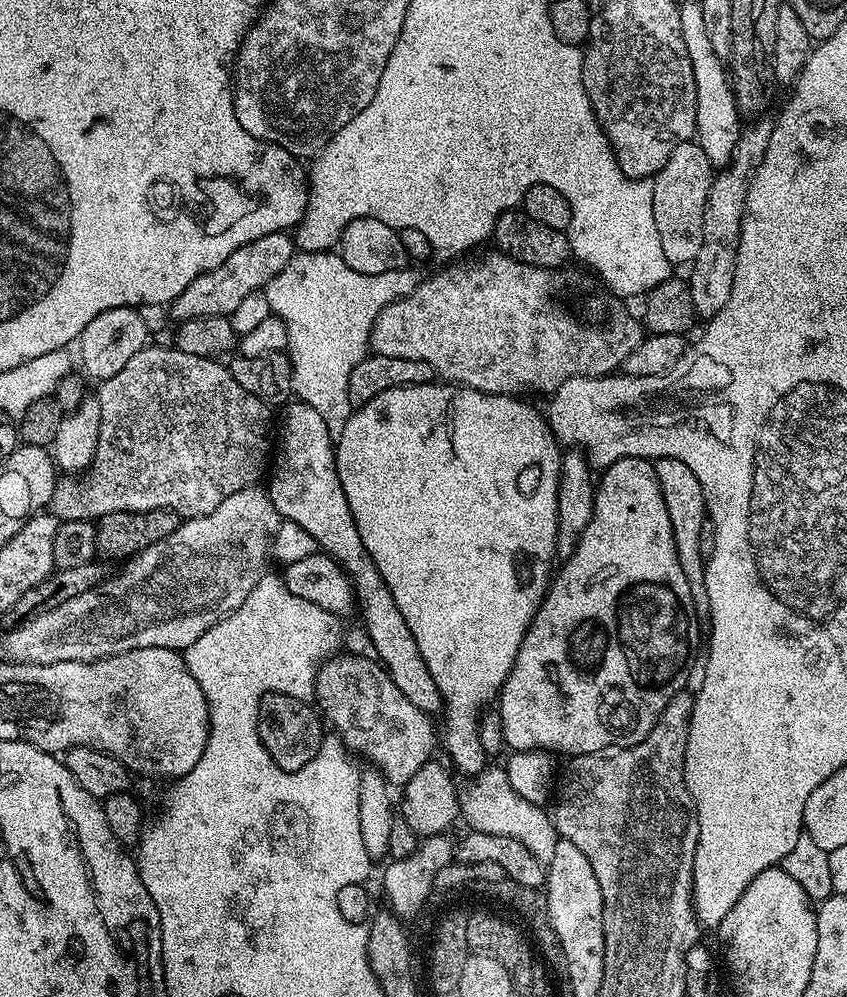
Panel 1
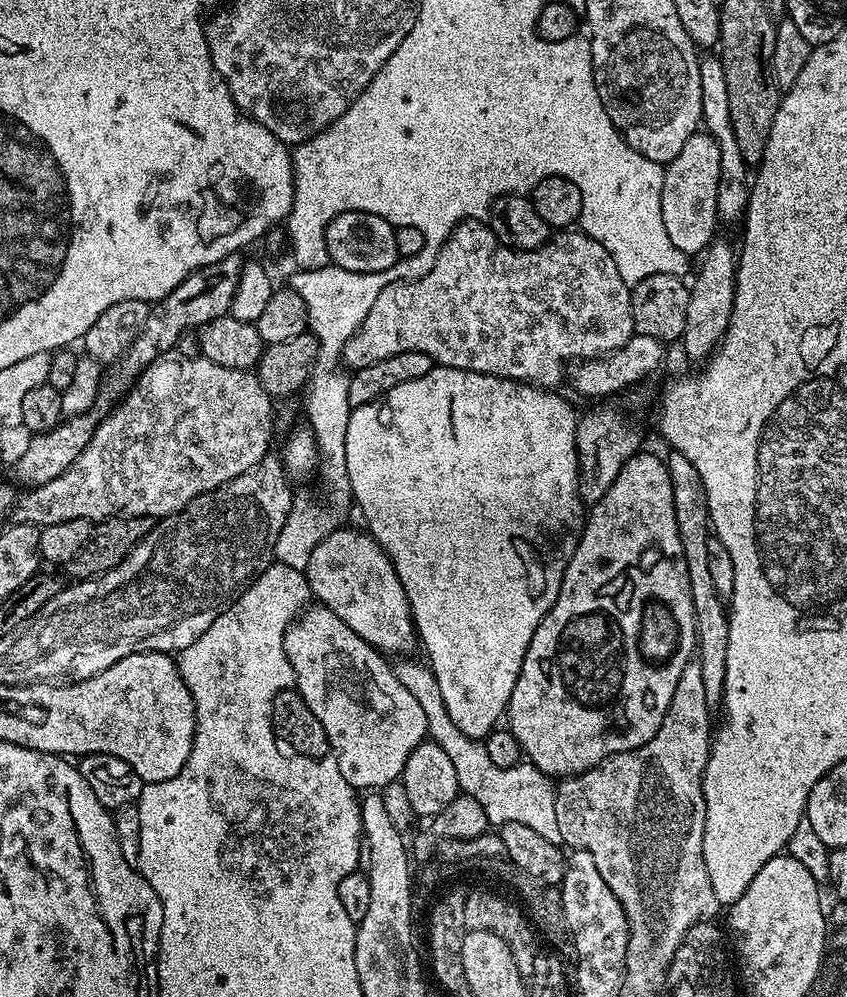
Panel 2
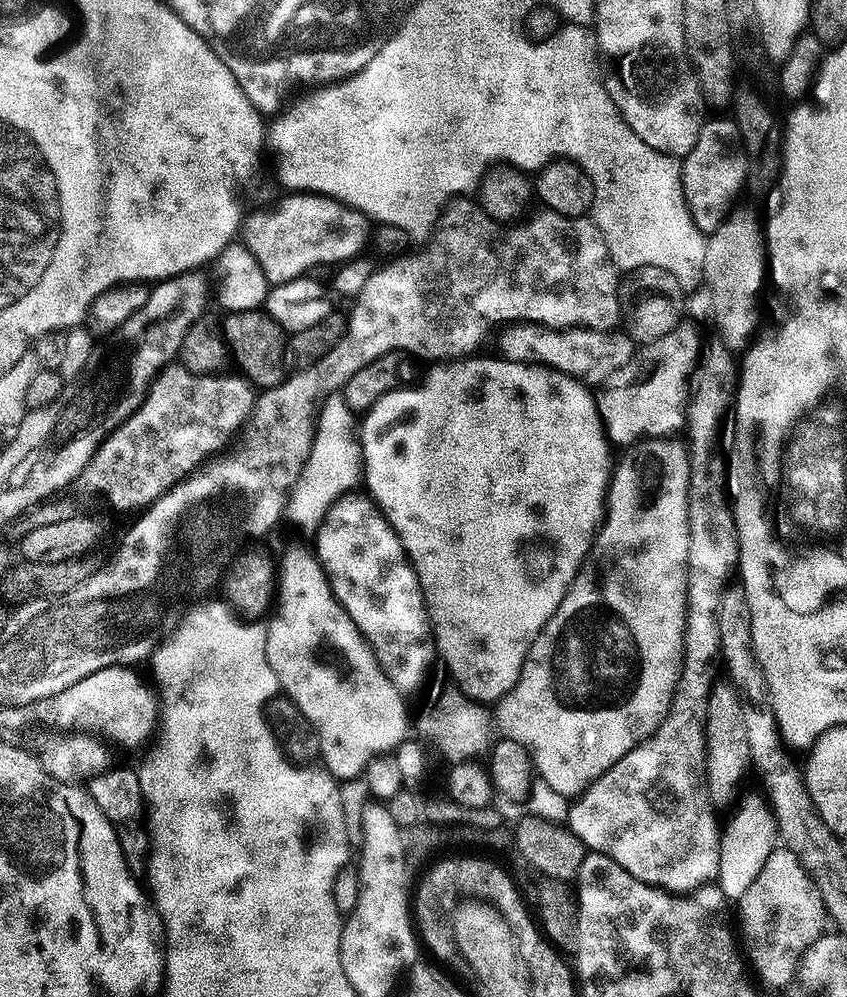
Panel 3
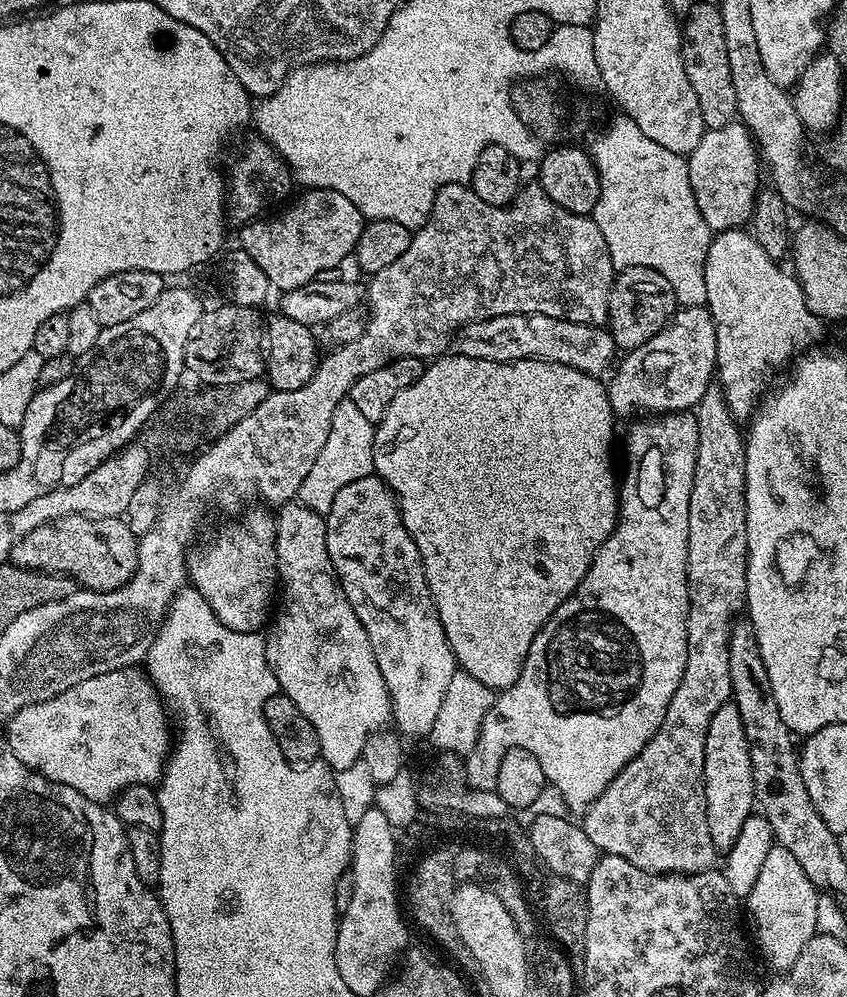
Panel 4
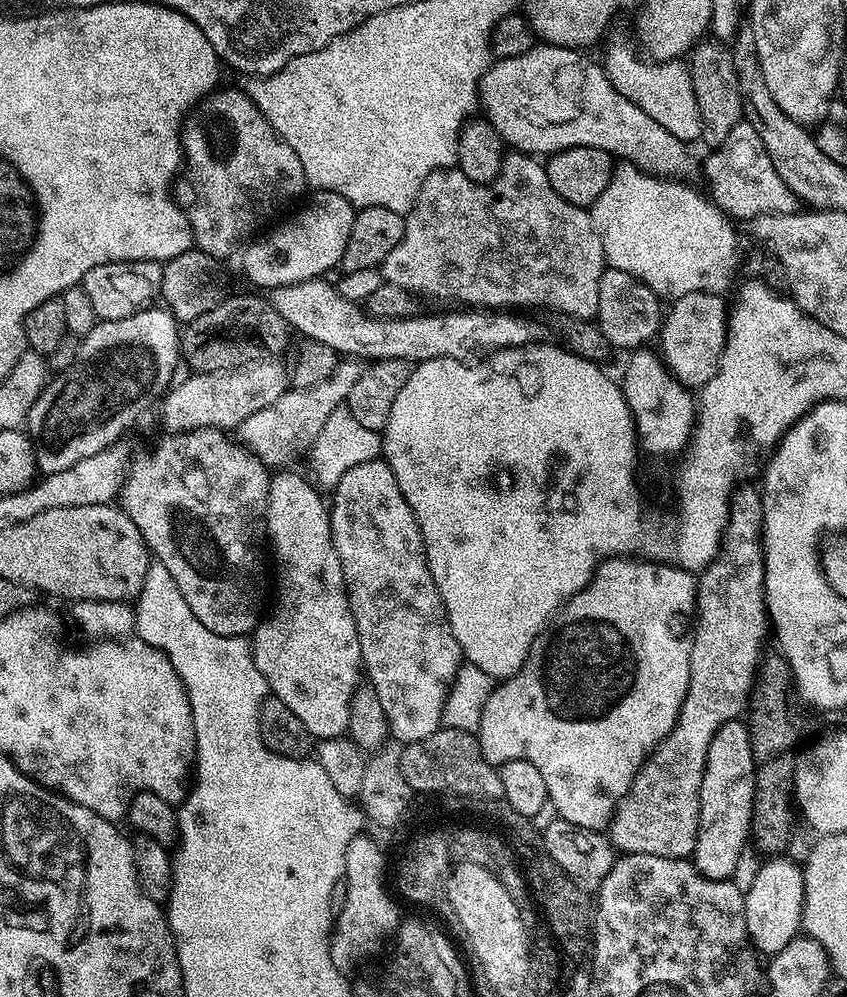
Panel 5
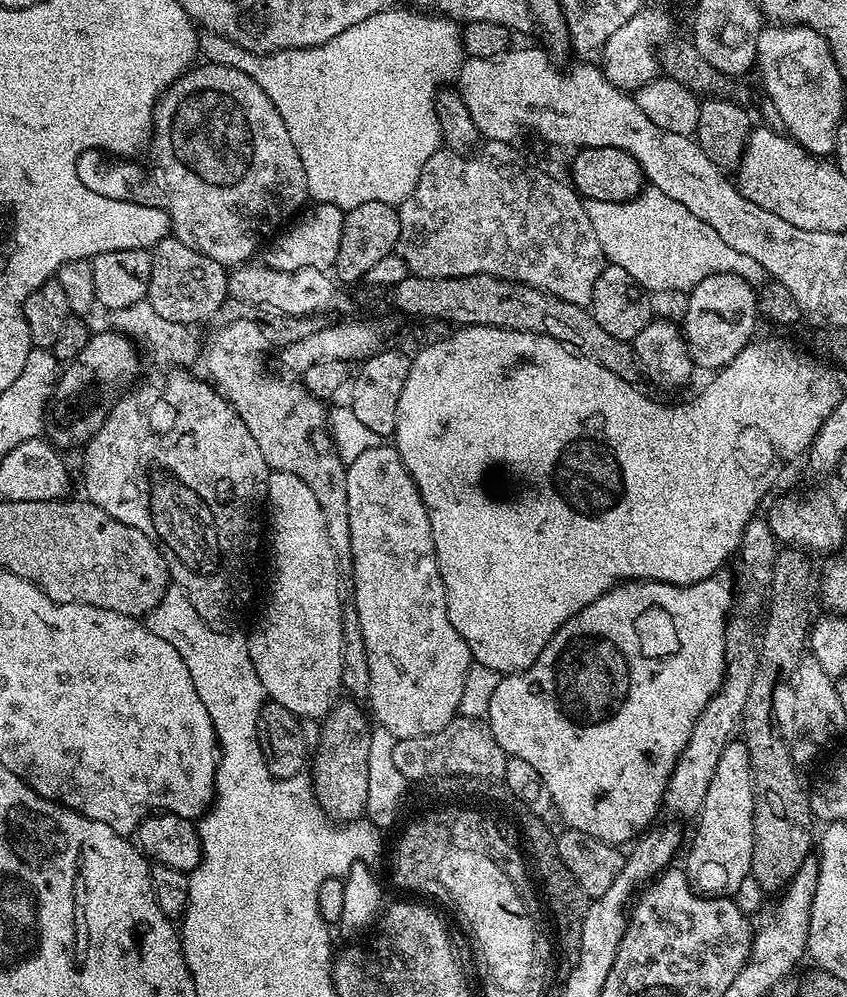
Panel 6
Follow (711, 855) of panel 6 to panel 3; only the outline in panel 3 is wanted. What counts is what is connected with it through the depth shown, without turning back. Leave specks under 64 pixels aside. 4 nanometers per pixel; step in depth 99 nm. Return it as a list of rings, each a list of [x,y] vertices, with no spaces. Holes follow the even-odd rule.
[[[727,682],[713,683],[710,702],[706,706],[704,782],[708,790],[708,798],[716,806],[728,803],[731,805],[737,799],[736,791],[740,788],[740,779],[744,776],[744,768],[746,772],[746,767],[750,762],[740,705],[740,696],[737,695],[736,689],[731,684]]]

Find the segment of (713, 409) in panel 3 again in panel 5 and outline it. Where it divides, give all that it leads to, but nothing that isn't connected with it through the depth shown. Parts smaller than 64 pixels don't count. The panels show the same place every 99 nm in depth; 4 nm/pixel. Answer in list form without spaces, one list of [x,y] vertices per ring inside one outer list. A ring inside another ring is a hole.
[[[752,488],[735,489],[732,502],[728,510],[728,525],[724,528],[724,537],[720,539],[720,552],[707,561],[703,572],[699,573],[696,585],[696,615],[694,617],[694,637],[692,641],[692,658],[690,660],[691,674],[688,683],[688,694],[682,704],[682,710],[676,719],[674,730],[667,738],[660,743],[656,751],[644,761],[643,767],[632,783],[632,788],[627,796],[621,796],[616,805],[616,814],[612,818],[610,825],[610,839],[613,848],[617,853],[627,854],[654,854],[655,856],[665,856],[666,858],[688,858],[695,853],[696,839],[700,830],[700,791],[702,790],[702,774],[706,770],[706,758],[710,750],[710,744],[714,742],[714,736],[726,722],[735,720],[745,715],[750,704],[750,697],[754,691],[754,681],[758,676],[758,665],[762,660],[760,647],[764,644],[764,635],[769,635],[770,621],[768,619],[768,608],[764,605],[764,546],[762,537],[764,535],[764,502],[759,491]]]

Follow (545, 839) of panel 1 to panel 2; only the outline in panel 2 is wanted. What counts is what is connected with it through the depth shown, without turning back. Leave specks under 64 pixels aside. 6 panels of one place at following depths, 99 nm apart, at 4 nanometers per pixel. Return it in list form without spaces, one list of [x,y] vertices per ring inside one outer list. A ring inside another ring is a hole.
[[[412,672],[406,676],[406,683],[416,693],[418,702],[426,710],[430,740],[446,750],[447,757],[454,762],[461,793],[478,802],[478,806],[482,806],[485,821],[493,826],[506,822],[522,822],[522,826],[528,826],[535,833],[542,834],[542,838],[560,844],[558,818],[555,817],[554,811],[556,789],[550,777],[536,766],[529,767],[529,772],[494,766],[494,762],[490,762],[490,754],[486,754],[486,746],[483,742],[462,734],[462,730],[454,726],[442,702],[442,694],[438,690],[438,682],[435,678],[430,674],[424,673],[423,676],[420,672]]]

